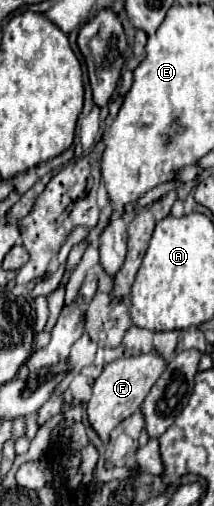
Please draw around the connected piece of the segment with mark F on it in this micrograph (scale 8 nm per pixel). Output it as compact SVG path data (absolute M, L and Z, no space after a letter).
M156 353L116 359L104 367L102 375L94 381L92 399L88 401L88 409L86 409L88 421L90 421L92 429L98 433L98 437L102 439L102 443L110 441L110 433L118 423L122 423L136 409L140 409L150 387L158 381L162 371L164 371L164 361Z

